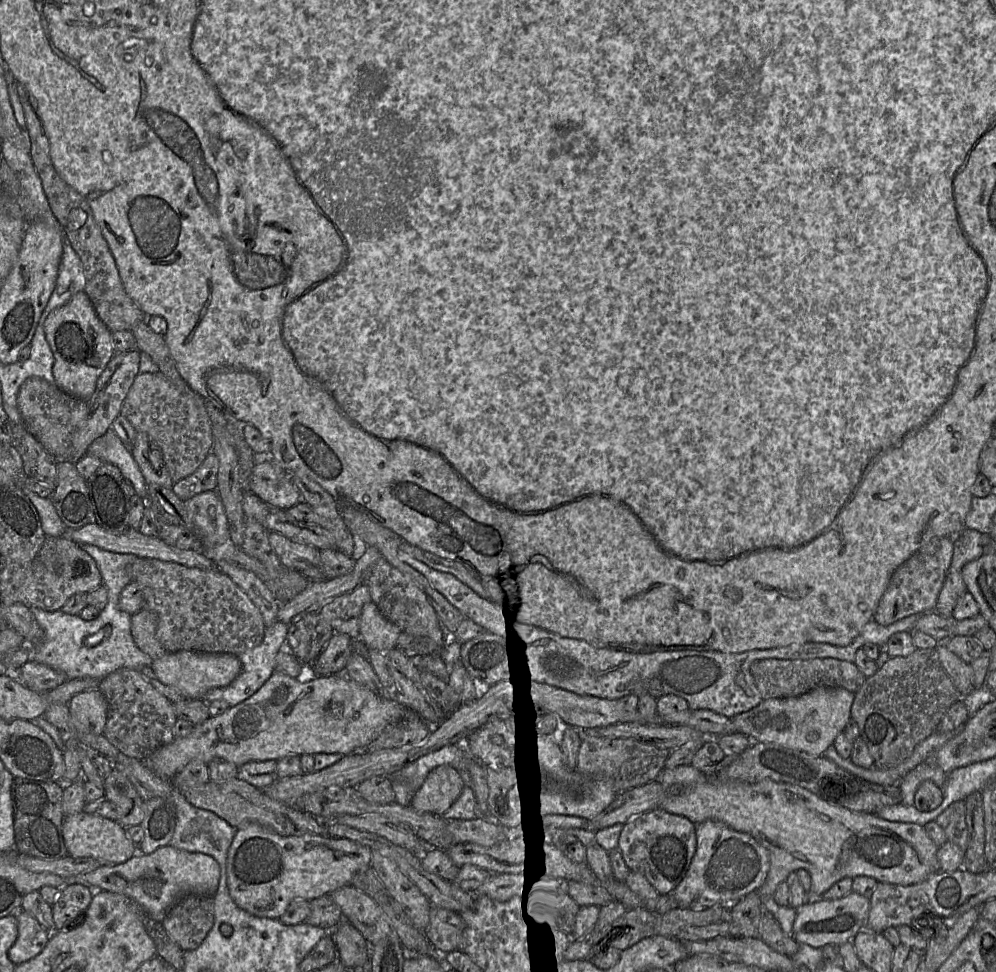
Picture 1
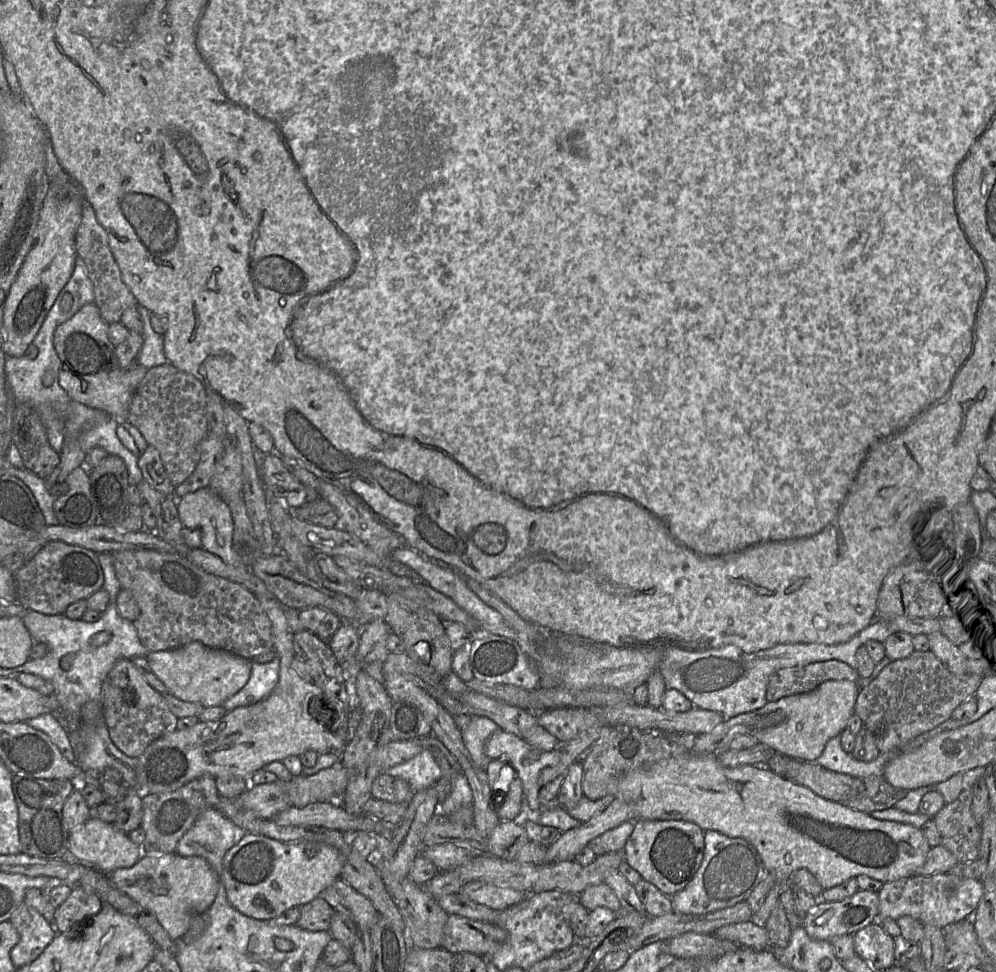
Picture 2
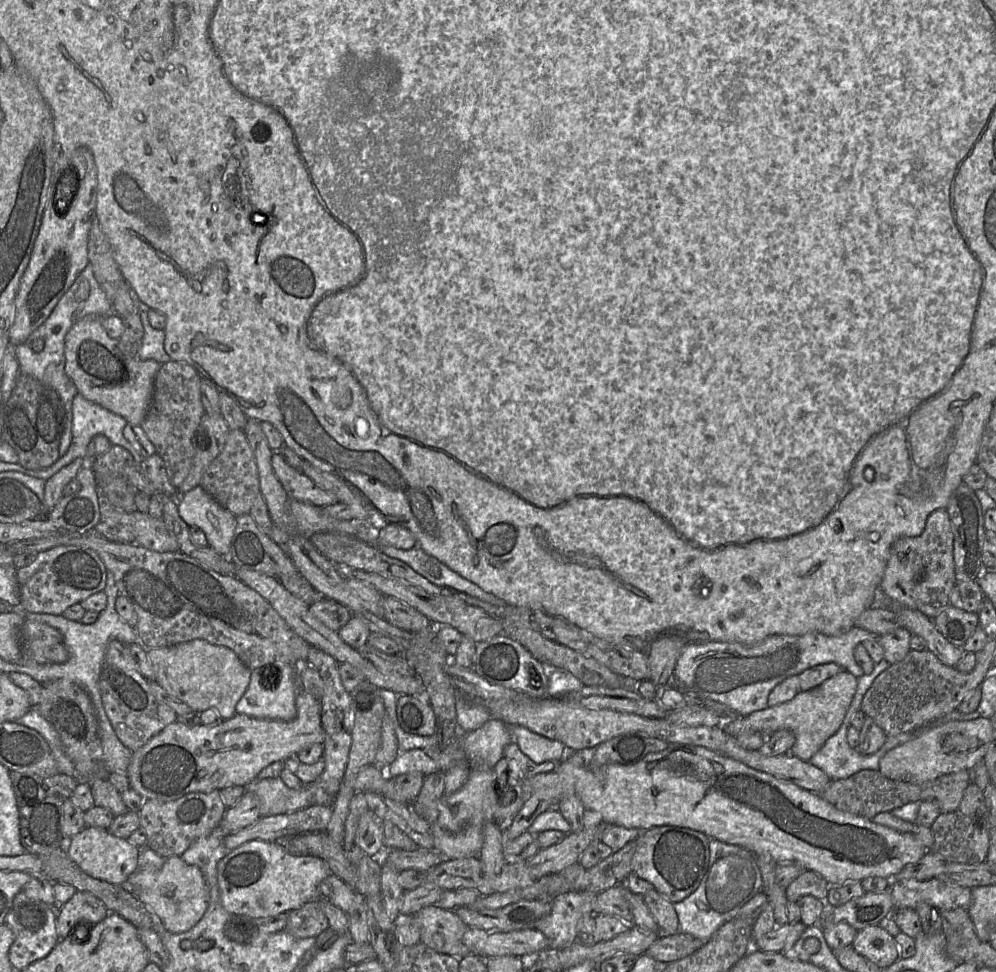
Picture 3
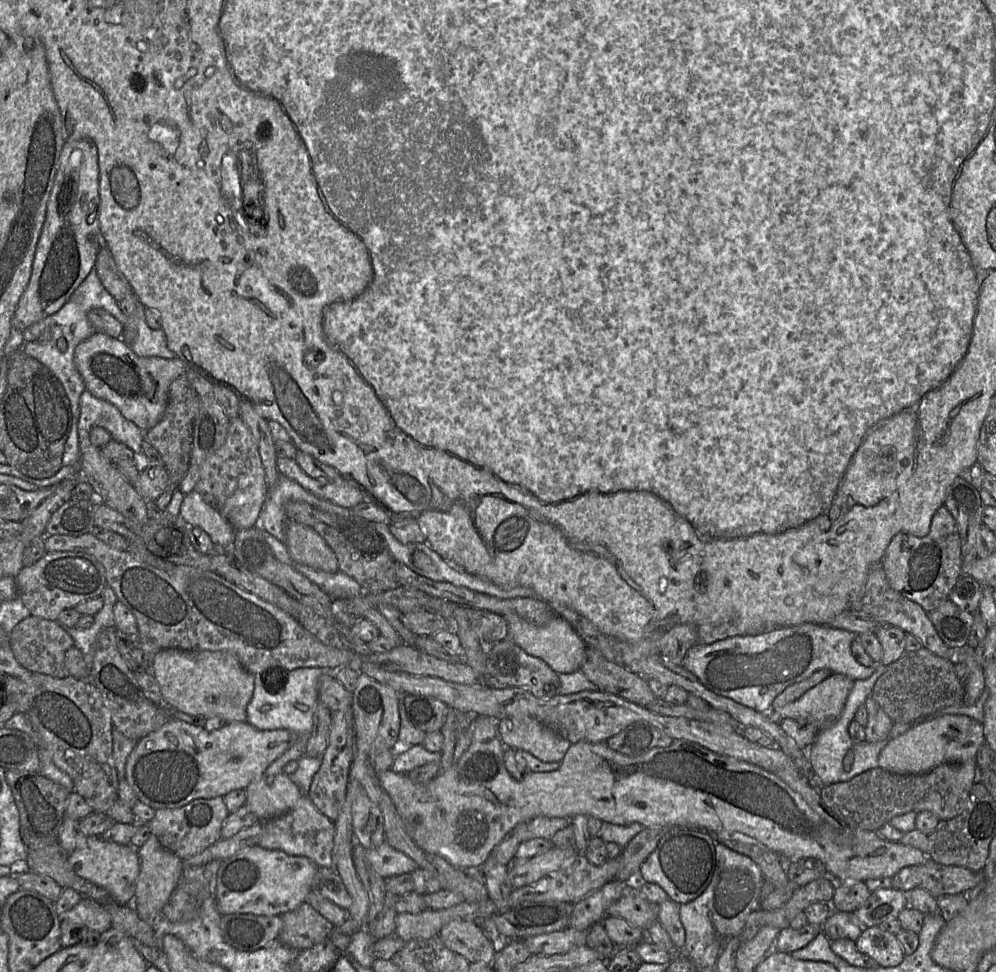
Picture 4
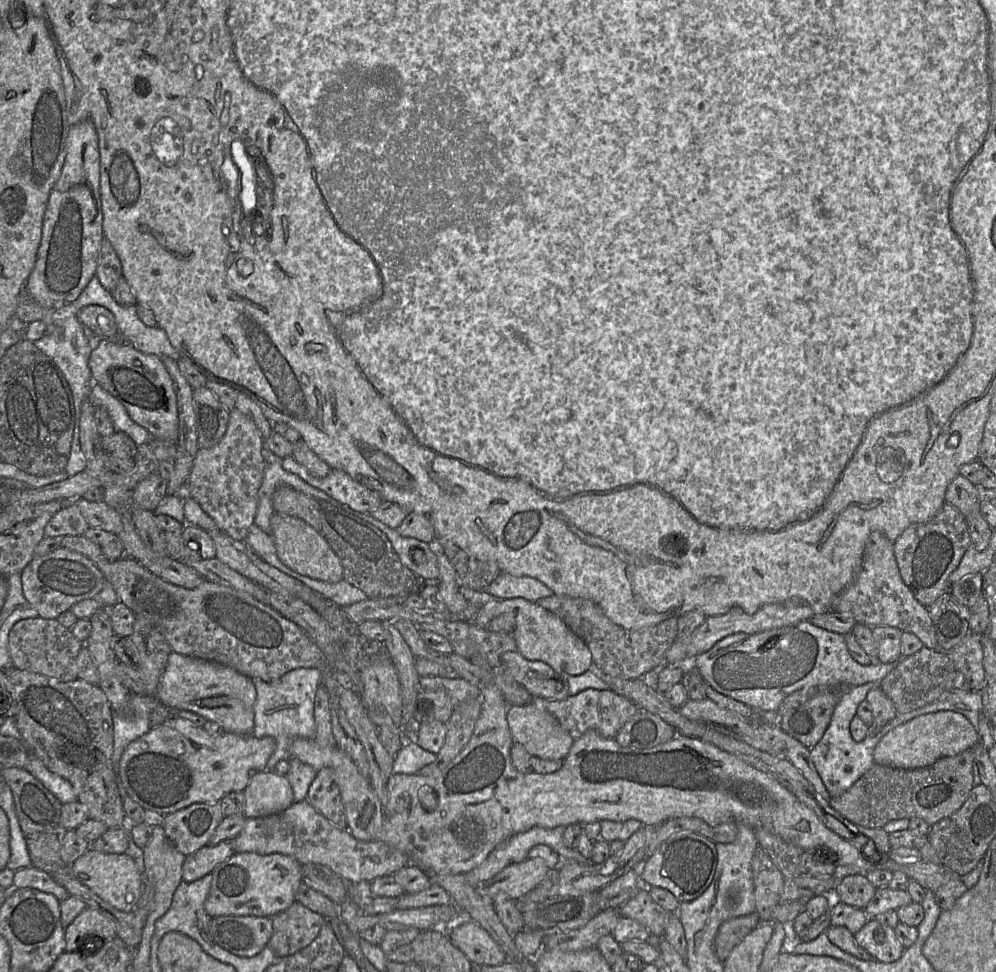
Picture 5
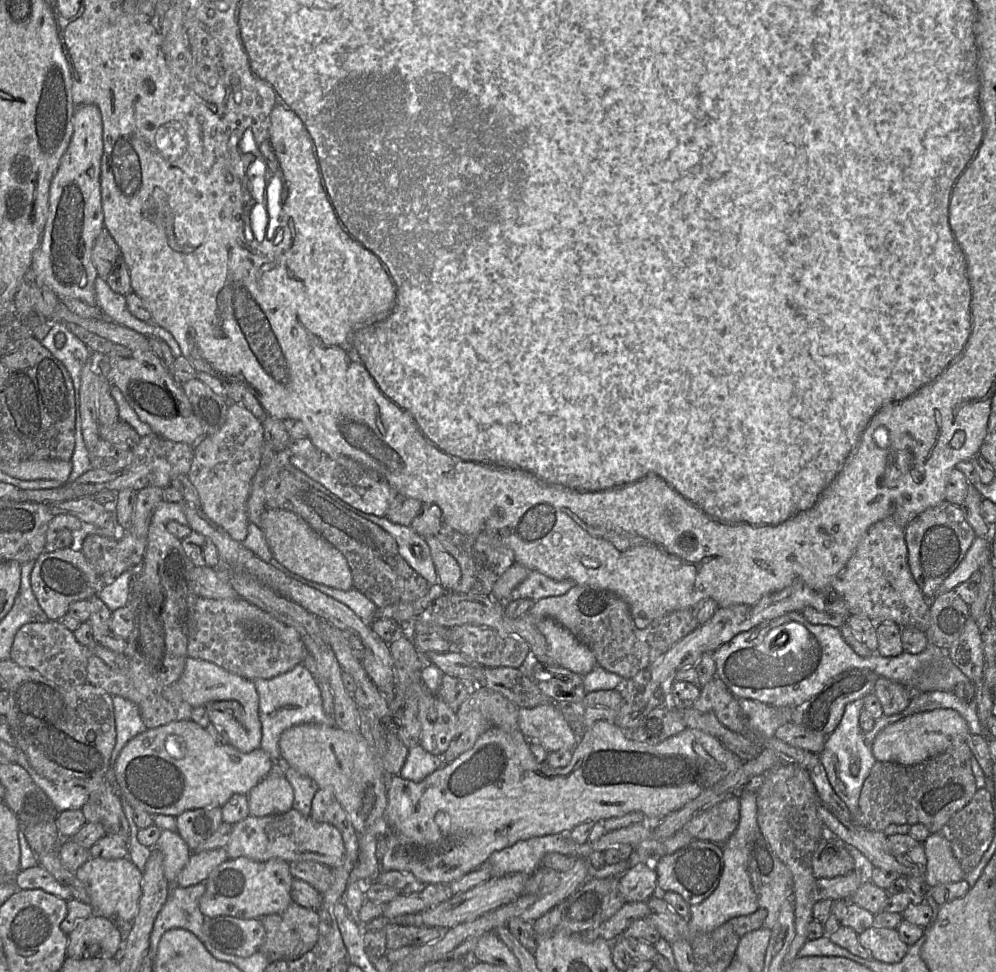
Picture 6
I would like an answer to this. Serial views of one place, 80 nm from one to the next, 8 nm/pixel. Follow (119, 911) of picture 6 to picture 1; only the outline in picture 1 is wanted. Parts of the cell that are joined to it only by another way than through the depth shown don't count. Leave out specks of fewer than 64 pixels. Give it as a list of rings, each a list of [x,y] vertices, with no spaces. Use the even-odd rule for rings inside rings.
[[[84,811],[67,816],[62,825],[64,843],[68,855],[75,858],[93,858],[106,865],[121,864],[139,854],[139,847],[128,837],[126,829],[117,821]]]

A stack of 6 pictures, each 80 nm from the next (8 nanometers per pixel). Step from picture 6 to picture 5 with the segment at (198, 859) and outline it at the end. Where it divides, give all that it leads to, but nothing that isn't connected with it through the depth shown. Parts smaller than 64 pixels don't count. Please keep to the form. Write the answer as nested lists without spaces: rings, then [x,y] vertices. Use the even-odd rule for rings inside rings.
[[[234,838],[222,841],[217,845],[202,847],[186,856],[182,867],[182,881],[189,883],[203,878],[234,853]]]

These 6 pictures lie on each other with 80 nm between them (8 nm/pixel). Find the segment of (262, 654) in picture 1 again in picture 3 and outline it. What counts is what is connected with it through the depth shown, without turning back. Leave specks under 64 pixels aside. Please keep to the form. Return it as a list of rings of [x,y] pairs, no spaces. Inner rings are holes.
[[[275,663],[254,669],[248,688],[236,705],[236,712],[253,718],[291,721],[297,715],[296,697],[301,688],[299,670],[295,666]]]

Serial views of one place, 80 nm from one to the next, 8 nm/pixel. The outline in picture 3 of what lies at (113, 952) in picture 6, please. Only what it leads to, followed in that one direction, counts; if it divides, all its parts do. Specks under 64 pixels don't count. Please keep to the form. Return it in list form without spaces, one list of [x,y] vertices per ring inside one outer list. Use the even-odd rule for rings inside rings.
[[[77,891],[72,898],[57,912],[56,915],[56,932],[59,940],[64,940],[70,937],[72,943],[77,941],[81,932],[91,933],[91,927],[102,921],[110,912],[106,909],[103,902],[88,892]]]

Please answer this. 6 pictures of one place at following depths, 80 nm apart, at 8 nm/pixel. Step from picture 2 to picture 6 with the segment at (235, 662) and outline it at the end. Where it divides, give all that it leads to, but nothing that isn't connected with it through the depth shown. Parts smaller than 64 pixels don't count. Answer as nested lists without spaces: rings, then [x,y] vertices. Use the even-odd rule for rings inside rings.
[[[188,657],[177,686],[185,702],[193,708],[205,708],[210,722],[223,728],[233,747],[244,753],[260,747],[262,732],[258,713],[259,697],[252,680],[212,662]]]

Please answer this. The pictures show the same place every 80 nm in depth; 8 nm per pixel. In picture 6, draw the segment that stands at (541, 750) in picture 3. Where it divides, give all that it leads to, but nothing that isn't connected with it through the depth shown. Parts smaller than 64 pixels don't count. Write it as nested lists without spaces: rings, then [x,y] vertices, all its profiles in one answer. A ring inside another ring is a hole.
[[[543,704],[534,708],[519,708],[518,726],[529,743],[537,743],[548,752],[573,751],[576,736],[561,711],[552,704]]]

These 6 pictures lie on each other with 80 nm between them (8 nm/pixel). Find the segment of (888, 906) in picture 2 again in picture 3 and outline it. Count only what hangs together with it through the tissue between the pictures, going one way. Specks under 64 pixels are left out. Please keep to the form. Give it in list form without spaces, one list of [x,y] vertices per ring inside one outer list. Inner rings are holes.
[[[935,877],[922,881],[915,879],[890,881],[888,887],[895,911],[905,908],[915,910],[922,902],[936,907],[939,911],[956,908],[968,910],[972,901],[971,889]]]

